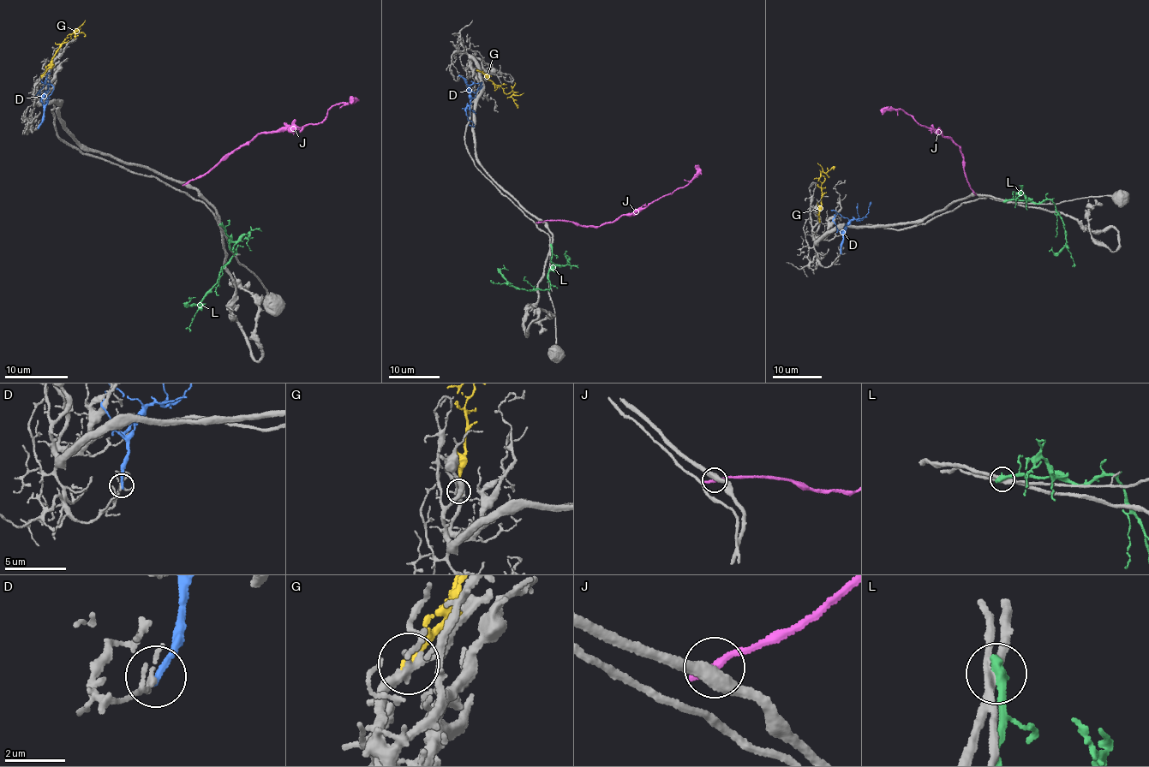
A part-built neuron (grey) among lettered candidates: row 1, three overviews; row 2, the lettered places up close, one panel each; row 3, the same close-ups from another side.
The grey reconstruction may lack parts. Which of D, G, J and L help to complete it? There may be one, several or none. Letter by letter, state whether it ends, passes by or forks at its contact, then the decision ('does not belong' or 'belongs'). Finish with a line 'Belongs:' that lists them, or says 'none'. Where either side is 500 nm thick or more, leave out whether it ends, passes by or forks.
D: it ends there; does not belong
G: it ends there; belongs
J: it ends there; does not belong
L: it ends there; does not belong
Belongs: G

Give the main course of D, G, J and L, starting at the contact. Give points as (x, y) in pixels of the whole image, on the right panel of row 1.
D: (840, 252), (842, 229), (851, 221), (865, 216), (870, 203)
G: (818, 221), (821, 210), (821, 187), (824, 179), (821, 173), (827, 173), (834, 167), (833, 169)
J: (973, 192), (966, 181), (960, 150), (950, 138), (924, 127), (900, 108), (880, 110)
L: (1006, 201), (1031, 199), (1037, 203), (1050, 200), (1063, 222), (1066, 249), (1073, 260), (1072, 267)

